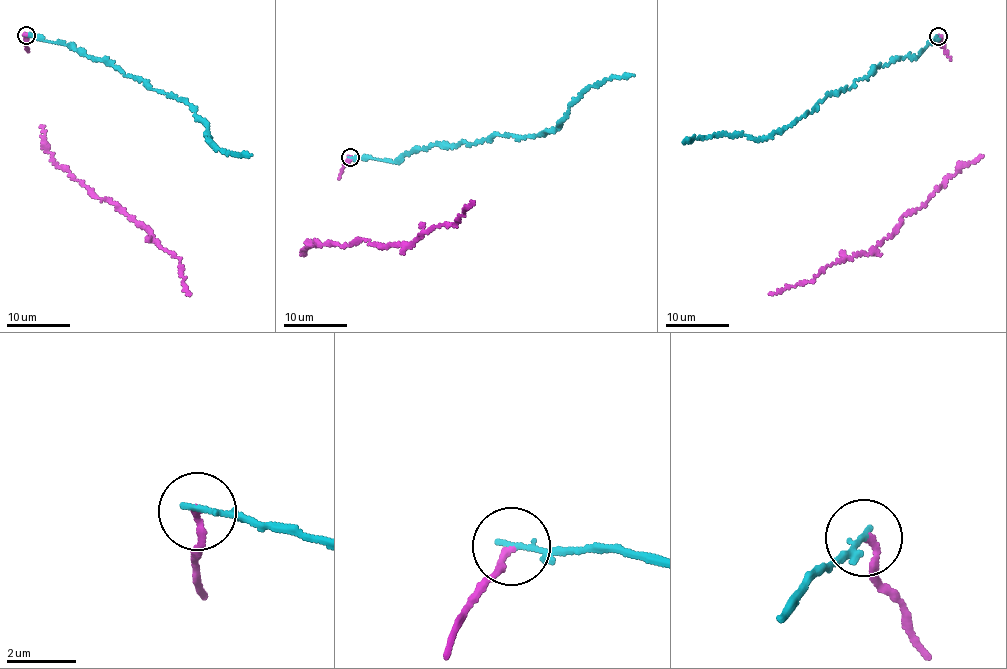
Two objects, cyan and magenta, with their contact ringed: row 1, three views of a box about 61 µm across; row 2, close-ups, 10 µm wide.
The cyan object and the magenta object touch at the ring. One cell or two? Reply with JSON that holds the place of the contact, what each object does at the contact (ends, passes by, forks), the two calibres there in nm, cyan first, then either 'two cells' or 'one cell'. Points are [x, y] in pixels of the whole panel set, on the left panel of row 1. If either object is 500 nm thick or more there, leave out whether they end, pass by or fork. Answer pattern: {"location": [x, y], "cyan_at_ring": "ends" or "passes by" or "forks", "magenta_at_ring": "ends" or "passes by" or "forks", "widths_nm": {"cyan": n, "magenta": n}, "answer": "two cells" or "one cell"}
{"location": [26, 35], "cyan_at_ring": "ends", "magenta_at_ring": "ends", "widths_nm": {"cyan": 190, "magenta": 170}, "answer": "two cells"}

